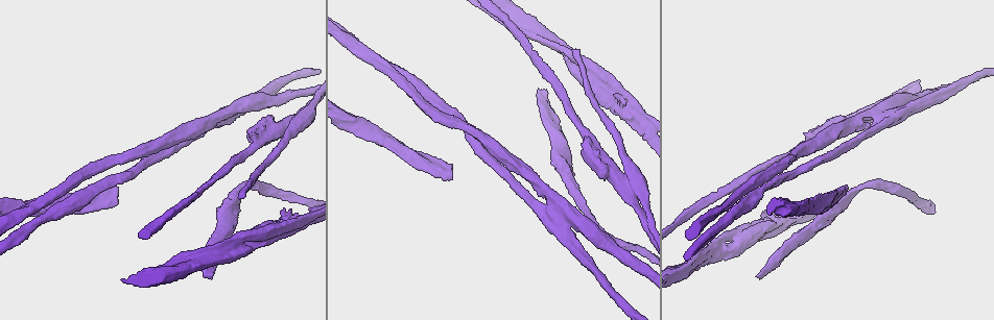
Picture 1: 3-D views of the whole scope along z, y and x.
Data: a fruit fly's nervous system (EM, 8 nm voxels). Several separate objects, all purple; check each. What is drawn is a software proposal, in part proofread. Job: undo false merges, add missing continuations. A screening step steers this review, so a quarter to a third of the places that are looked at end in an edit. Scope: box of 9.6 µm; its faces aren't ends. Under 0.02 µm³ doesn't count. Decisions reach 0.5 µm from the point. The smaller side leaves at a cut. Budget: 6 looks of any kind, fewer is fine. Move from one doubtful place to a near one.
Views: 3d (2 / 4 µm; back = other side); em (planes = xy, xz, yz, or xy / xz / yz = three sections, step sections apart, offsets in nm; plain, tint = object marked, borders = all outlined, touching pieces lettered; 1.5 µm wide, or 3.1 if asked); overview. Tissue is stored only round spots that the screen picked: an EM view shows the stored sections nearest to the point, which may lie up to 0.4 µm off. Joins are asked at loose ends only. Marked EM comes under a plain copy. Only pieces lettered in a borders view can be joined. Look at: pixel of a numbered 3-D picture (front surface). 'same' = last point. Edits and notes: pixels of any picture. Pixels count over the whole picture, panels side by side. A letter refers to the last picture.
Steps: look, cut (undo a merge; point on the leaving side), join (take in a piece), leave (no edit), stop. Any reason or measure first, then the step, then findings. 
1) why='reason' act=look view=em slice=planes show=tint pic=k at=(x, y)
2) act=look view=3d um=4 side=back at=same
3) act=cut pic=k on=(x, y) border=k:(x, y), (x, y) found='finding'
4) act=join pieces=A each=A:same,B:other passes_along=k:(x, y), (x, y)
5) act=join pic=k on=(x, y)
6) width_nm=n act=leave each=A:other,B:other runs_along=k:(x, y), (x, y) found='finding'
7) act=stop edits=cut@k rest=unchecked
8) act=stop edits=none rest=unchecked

why='thick end' act=look view=em slice=planes show=borders pic=1 at=(644, 180)

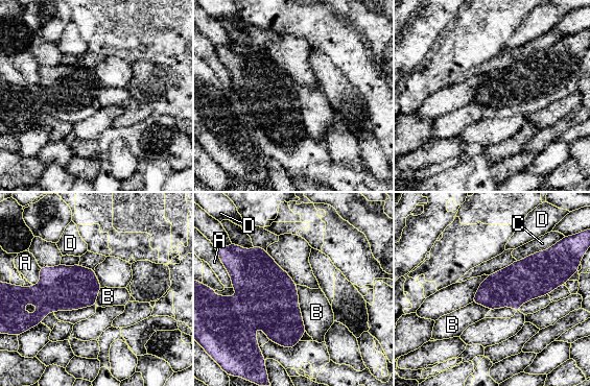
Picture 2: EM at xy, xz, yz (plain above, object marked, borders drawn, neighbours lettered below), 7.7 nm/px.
act=cut pic=2 on=(268, 293) each=A:other,B:other,C:other,D:other found='two neurons meet here'

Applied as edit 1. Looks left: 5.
why='thick turns thin' act=look view=em slice=planes show=borders pic=1 at=(842, 201)

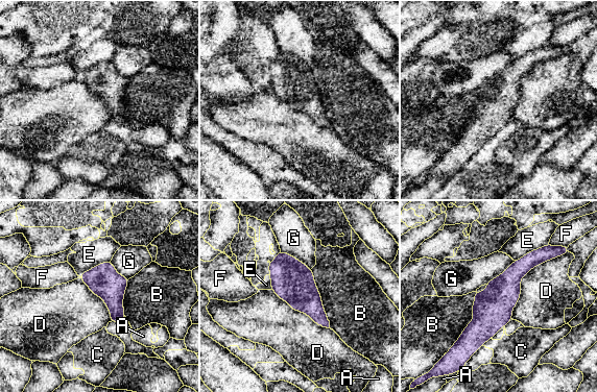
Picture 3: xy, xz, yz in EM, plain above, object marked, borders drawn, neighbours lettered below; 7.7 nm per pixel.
longest_contact=D:550nm act=leave each=A:other,B:other,C:other,D:other,E:other,F:other,G:other border=3:(550, 260), (522, 277), (511, 319) found='one neuron here'

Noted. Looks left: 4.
why='an open end' act=look view=em slice=yz step=8 show=borders pic=1 at=(544, 90)

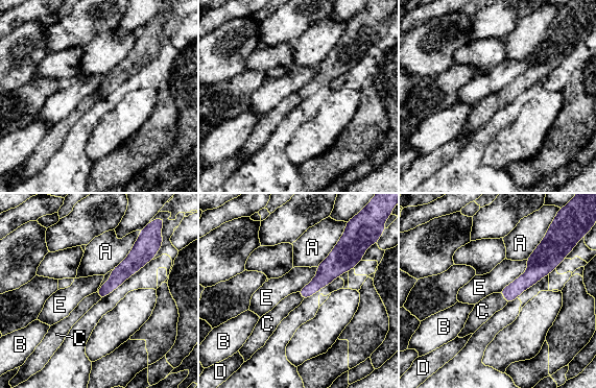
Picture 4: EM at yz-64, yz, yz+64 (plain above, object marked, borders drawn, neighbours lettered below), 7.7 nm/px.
act=join pieces=C each=A:other,B:other,C:same,D:other,E:other passes_along=4:(529, 277), (504, 297), (482, 311) found='it goes on there'

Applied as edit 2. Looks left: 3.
act=stop edits=cut@2,join@4 rest=unchecked

